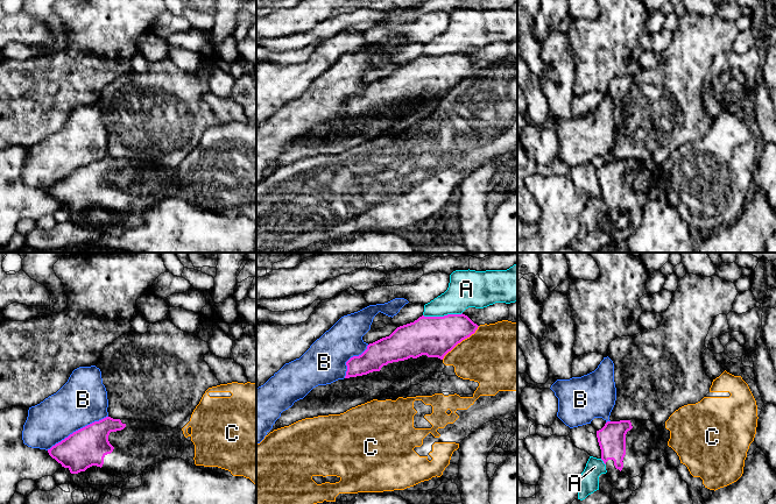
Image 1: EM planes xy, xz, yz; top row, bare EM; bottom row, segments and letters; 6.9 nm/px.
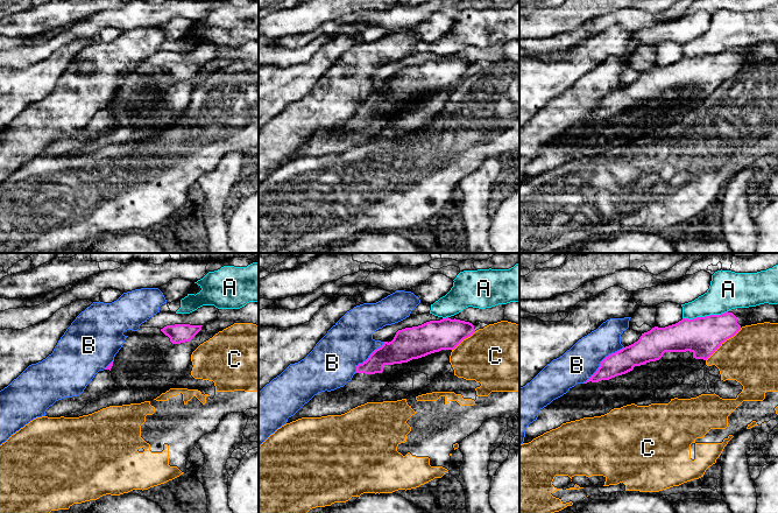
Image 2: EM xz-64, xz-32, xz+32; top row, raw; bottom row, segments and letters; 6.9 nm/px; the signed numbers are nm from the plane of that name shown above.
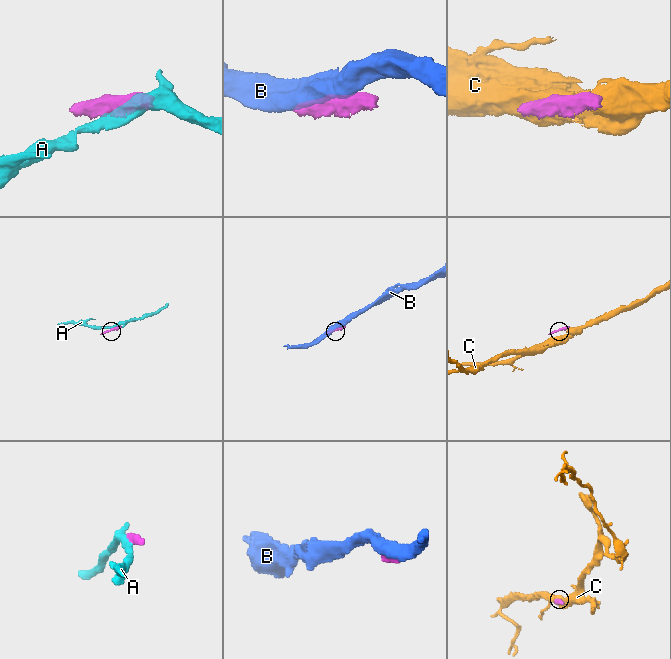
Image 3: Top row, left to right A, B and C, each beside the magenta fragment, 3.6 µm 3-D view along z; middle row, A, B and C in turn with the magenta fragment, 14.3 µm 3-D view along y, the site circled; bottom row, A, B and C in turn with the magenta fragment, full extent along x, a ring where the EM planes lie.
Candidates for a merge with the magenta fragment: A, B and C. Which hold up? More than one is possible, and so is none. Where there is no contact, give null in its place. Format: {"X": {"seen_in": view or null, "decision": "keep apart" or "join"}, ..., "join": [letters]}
{"A": {"seen_in": "xz", "decision": "keep apart"}, "B": {"seen_in": "xy", "decision": "keep apart"}, "C": {"seen_in": "xz", "decision": "keep apart"}, "join": []}

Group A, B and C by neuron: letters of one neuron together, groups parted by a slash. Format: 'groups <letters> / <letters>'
groups A / B / C

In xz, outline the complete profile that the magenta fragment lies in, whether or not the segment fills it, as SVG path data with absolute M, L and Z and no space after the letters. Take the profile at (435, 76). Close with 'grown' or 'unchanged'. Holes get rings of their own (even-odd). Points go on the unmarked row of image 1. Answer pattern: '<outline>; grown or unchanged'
M461 52L444 56L422 55L414 62L397 66L389 76L369 83L361 94L351 97L346 101L347 111L344 119L313 127L303 139L295 141L291 147L283 150L267 175L274 169L289 165L298 159L340 154L379 137L381 132L390 128L394 121L422 111L437 99L443 99L458 83L474 73L479 65Z; grown

